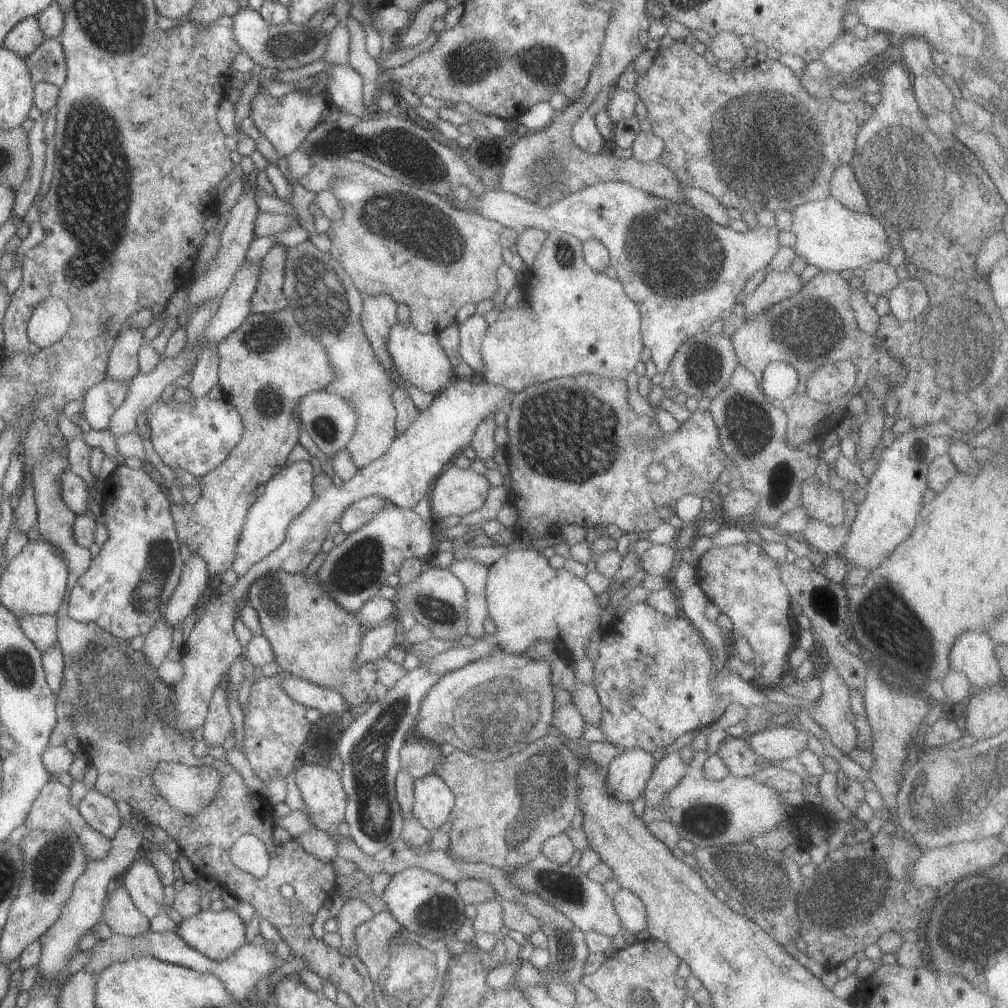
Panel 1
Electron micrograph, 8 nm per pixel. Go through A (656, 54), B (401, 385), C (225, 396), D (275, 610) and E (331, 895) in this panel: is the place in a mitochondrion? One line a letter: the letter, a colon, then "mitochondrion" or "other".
A: other
B: other
C: other
D: other
E: other

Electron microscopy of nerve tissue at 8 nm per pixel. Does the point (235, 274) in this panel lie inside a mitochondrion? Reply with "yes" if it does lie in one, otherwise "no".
no

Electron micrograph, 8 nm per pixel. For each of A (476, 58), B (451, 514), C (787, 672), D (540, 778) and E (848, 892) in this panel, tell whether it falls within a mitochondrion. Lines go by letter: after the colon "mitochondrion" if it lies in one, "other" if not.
A: mitochondrion
B: other
C: other
D: mitochondrion
E: mitochondrion

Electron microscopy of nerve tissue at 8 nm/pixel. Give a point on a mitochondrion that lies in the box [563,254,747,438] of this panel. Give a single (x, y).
(701, 364)

